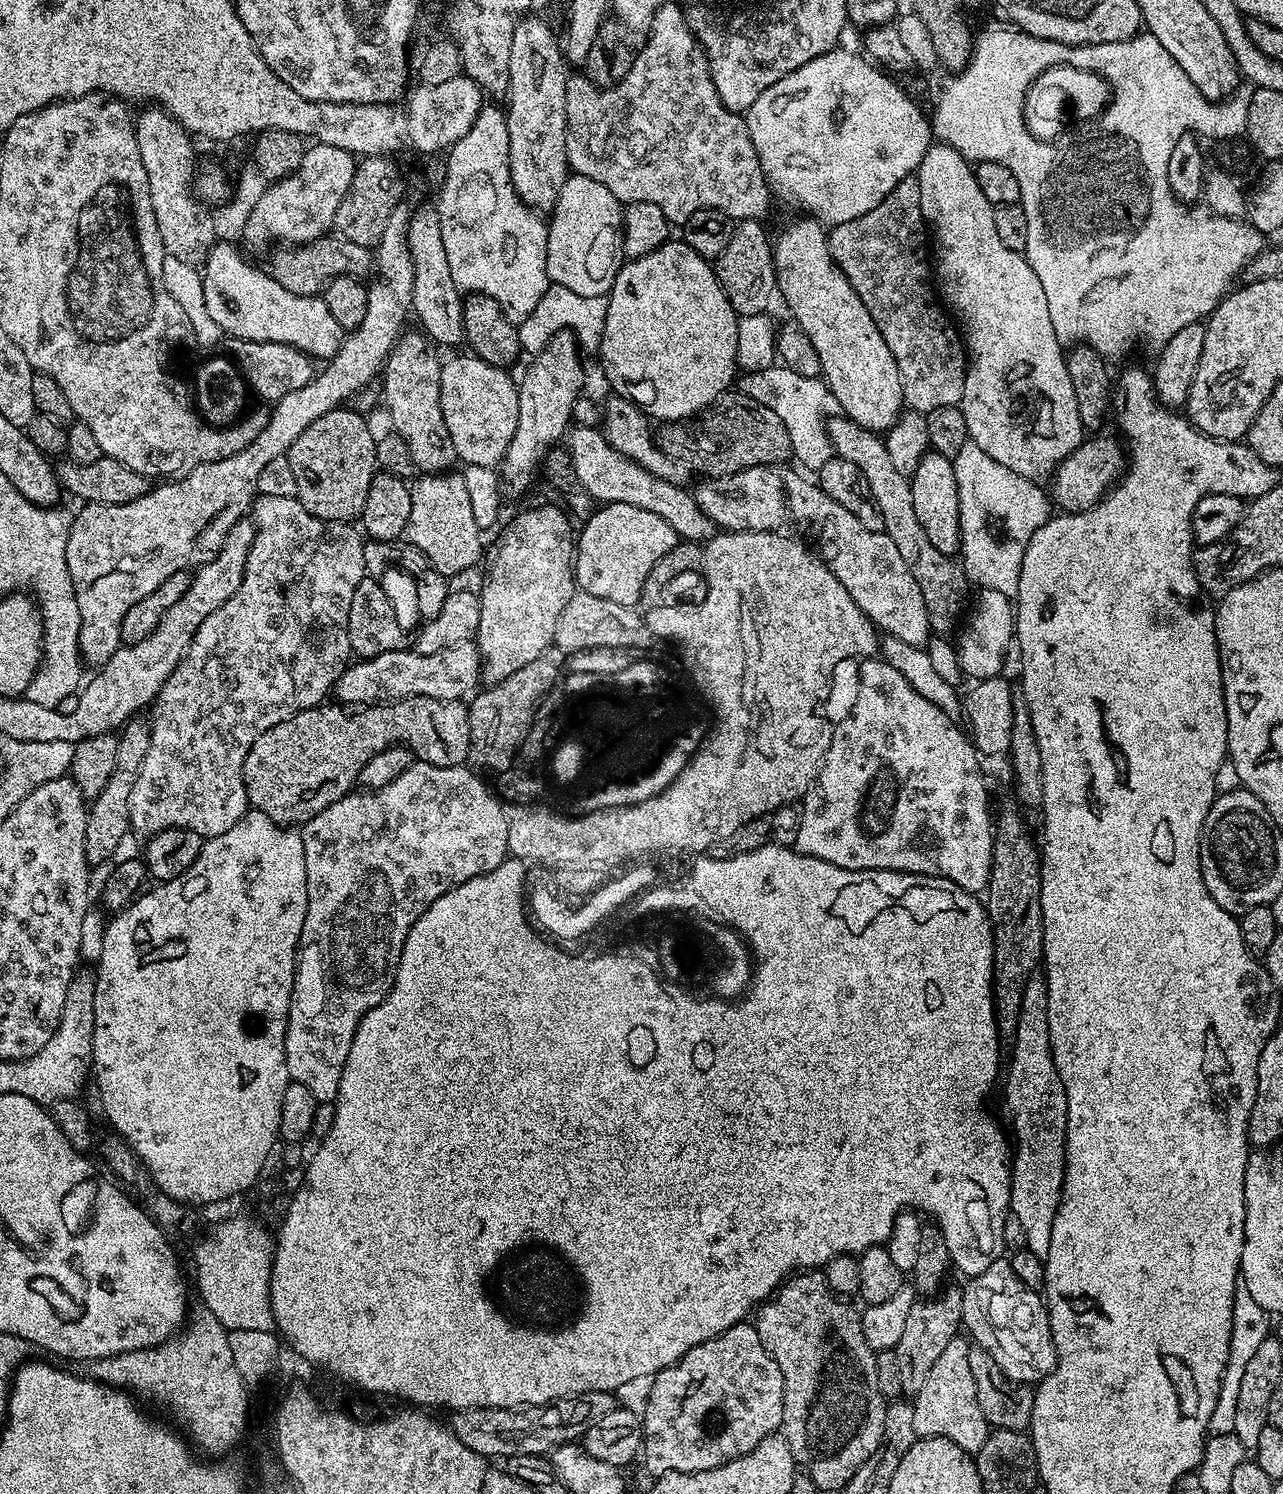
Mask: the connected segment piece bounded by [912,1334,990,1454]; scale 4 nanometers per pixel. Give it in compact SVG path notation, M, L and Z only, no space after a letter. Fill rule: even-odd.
M960 1334L948 1343L938 1362L934 1362L930 1374L926 1374L926 1382L914 1397L912 1409L917 1437L950 1438L950 1442L962 1446L962 1450L975 1454L982 1450L982 1442L986 1442L990 1425L982 1414L982 1406L978 1406L978 1390L974 1390L974 1378L968 1361L969 1347L969 1341Z

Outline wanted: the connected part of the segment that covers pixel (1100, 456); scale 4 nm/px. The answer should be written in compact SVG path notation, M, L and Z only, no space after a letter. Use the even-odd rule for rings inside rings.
M1096 436L1085 439L1061 462L1050 477L1050 500L1057 509L1064 512L1085 512L1097 504L1101 498L1124 475L1126 448L1112 436Z

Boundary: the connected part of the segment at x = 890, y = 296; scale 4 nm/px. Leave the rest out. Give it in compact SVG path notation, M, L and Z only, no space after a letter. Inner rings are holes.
M915 175L898 182L898 186L894 186L894 190L890 190L890 194L886 194L886 198L882 198L874 210L862 214L862 218L835 225L828 232L828 249L850 286L860 293L866 310L870 311L882 338L894 354L905 405L911 411L925 414L944 406L958 406L965 389L967 351L959 329L934 291L929 264L930 244L926 239L926 225L920 209L920 191Z

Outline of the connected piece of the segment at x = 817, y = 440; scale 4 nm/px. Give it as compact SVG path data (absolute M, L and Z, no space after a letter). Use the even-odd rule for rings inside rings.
M775 364L766 370L743 373L739 377L738 388L744 396L761 402L762 406L769 407L782 419L787 433L790 434L793 459L797 459L806 469L819 472L834 454L826 432L827 419L841 413L840 403L823 379L805 378L784 365Z

